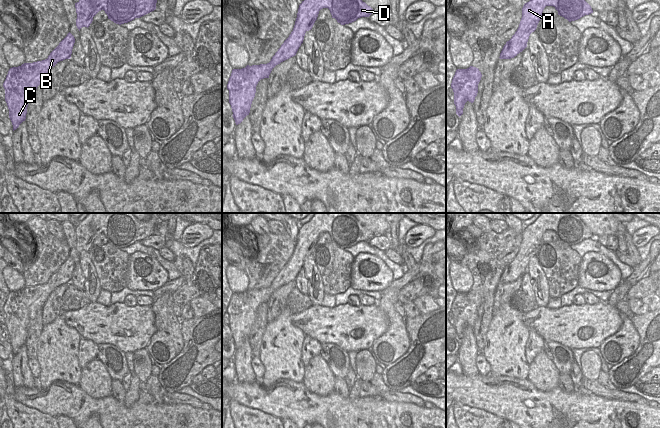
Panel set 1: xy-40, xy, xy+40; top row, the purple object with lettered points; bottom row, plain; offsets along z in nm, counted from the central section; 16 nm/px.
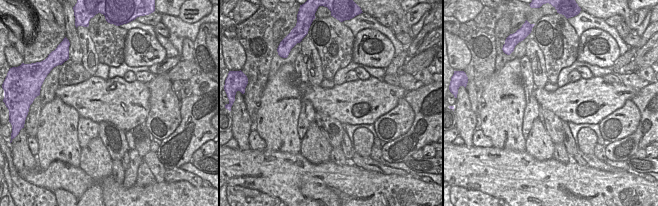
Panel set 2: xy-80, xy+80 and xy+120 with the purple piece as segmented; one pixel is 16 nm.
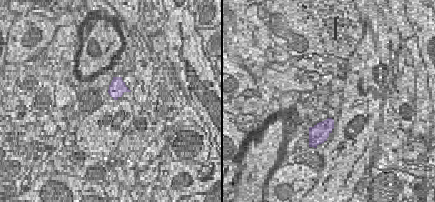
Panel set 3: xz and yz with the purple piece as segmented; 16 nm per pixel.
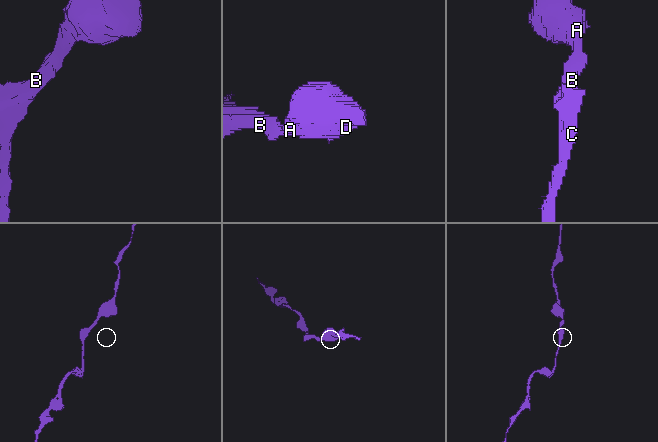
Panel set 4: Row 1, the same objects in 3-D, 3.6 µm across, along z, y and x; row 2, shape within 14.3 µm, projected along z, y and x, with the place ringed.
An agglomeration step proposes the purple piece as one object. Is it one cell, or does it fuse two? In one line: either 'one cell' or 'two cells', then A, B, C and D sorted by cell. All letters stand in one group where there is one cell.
one cell; groups A B C D

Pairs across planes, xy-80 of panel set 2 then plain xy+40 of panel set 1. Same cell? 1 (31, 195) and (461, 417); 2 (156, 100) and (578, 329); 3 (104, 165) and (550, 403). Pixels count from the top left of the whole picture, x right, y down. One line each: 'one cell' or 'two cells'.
1: one cell
2: two cells
3: two cells

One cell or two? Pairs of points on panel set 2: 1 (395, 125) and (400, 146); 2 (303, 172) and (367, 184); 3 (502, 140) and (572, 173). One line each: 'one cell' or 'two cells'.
1: two cells
2: one cell
3: two cells

